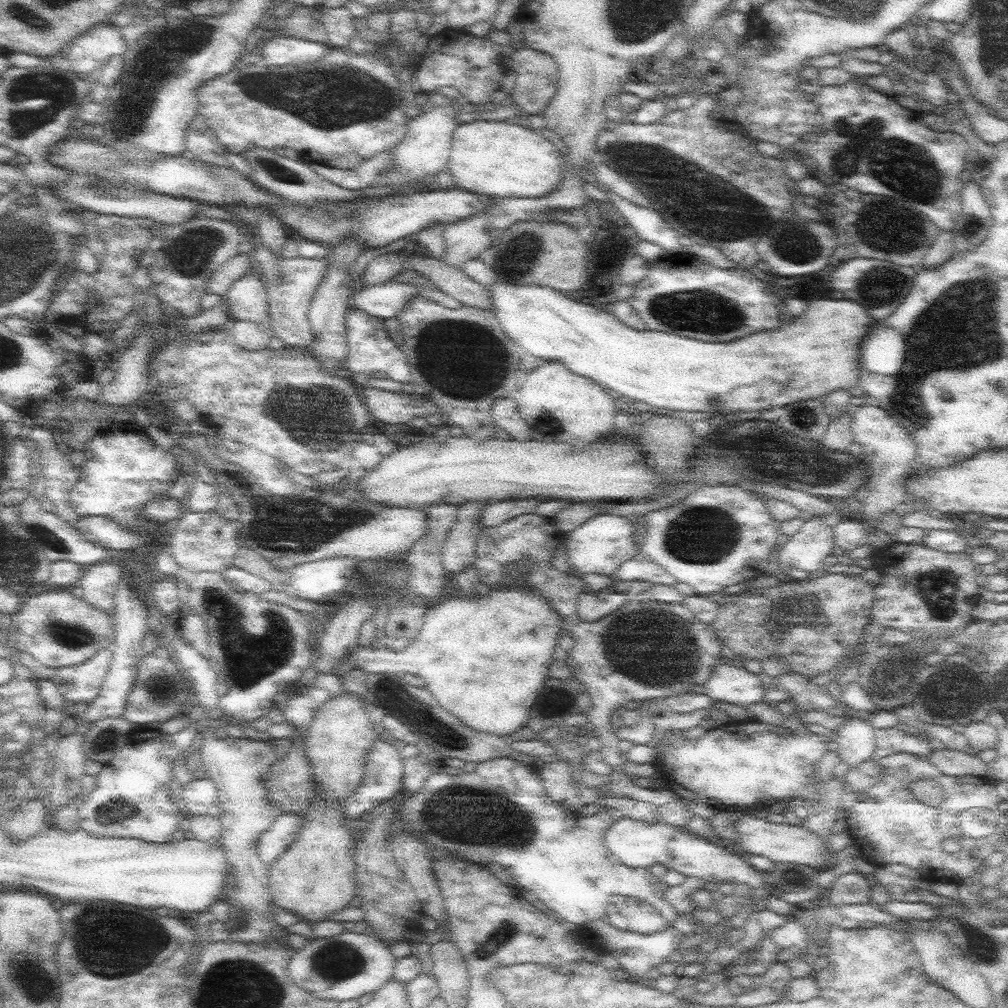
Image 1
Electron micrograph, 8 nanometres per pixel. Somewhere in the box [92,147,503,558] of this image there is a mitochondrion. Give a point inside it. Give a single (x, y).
(315, 415)

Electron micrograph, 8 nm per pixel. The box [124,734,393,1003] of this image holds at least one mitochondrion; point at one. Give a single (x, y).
(339, 963)

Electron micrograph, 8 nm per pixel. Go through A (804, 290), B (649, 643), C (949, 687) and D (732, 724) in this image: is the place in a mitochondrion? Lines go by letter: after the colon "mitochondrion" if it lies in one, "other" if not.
A: other
B: mitochondrion
C: mitochondrion
D: other

